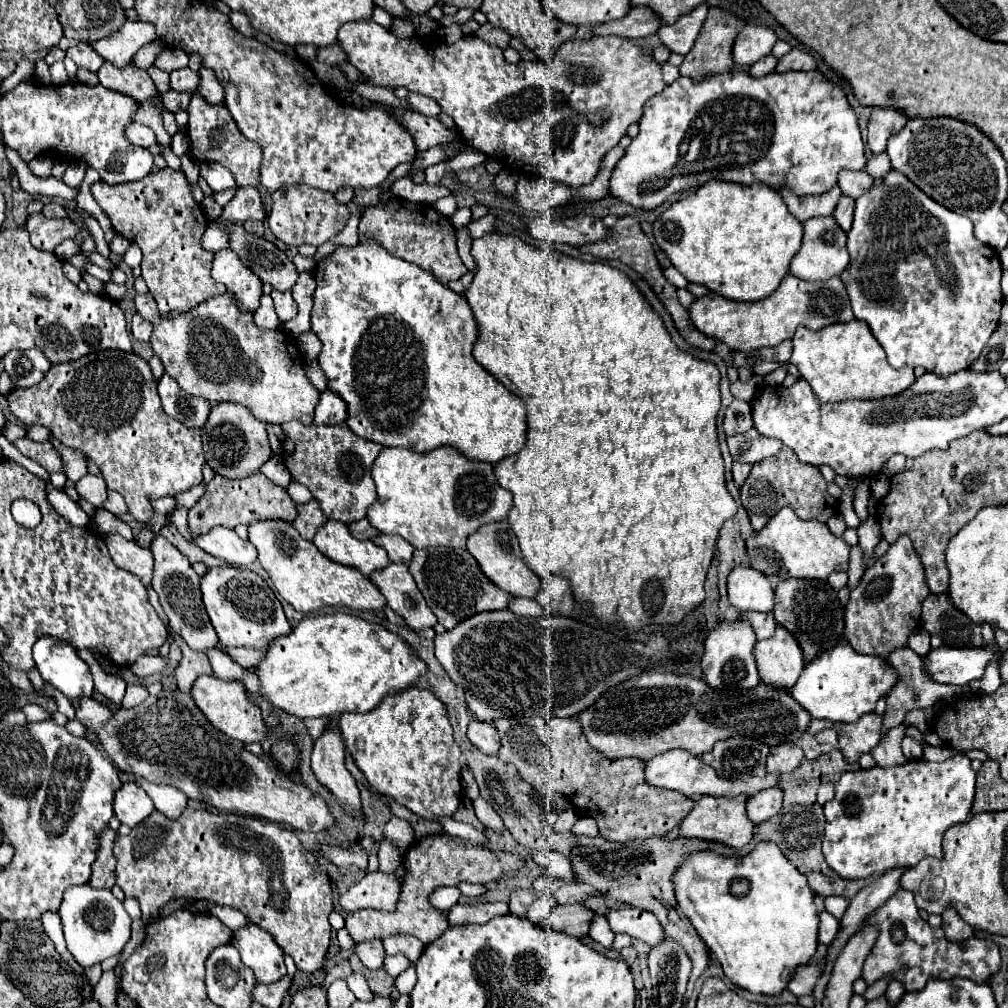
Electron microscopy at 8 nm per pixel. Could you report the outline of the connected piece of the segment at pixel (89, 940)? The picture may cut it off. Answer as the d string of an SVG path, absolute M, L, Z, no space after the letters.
M88 885L68 887L60 905L60 917L68 951L82 967L92 967L112 955L118 955L130 941L132 919L124 905L108 889L92 889Z

